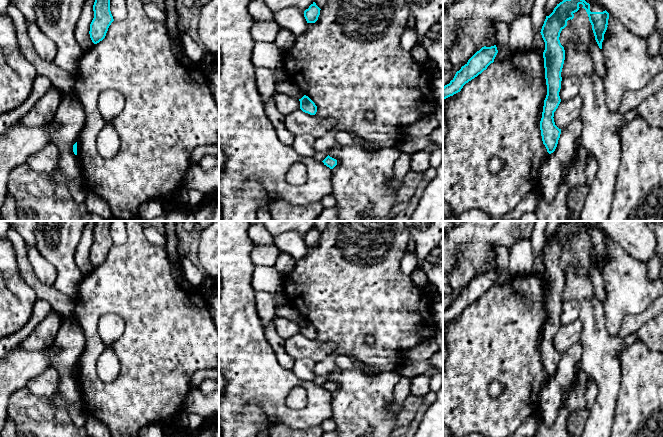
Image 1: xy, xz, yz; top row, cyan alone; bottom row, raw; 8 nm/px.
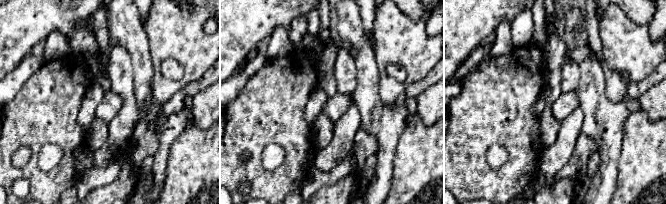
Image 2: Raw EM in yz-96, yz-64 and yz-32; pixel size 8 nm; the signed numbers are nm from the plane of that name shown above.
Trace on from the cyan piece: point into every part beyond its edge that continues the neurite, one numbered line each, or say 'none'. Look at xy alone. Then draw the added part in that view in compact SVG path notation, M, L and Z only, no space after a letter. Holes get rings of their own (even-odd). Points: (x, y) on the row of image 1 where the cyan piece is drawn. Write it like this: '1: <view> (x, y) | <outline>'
none

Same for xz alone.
none

